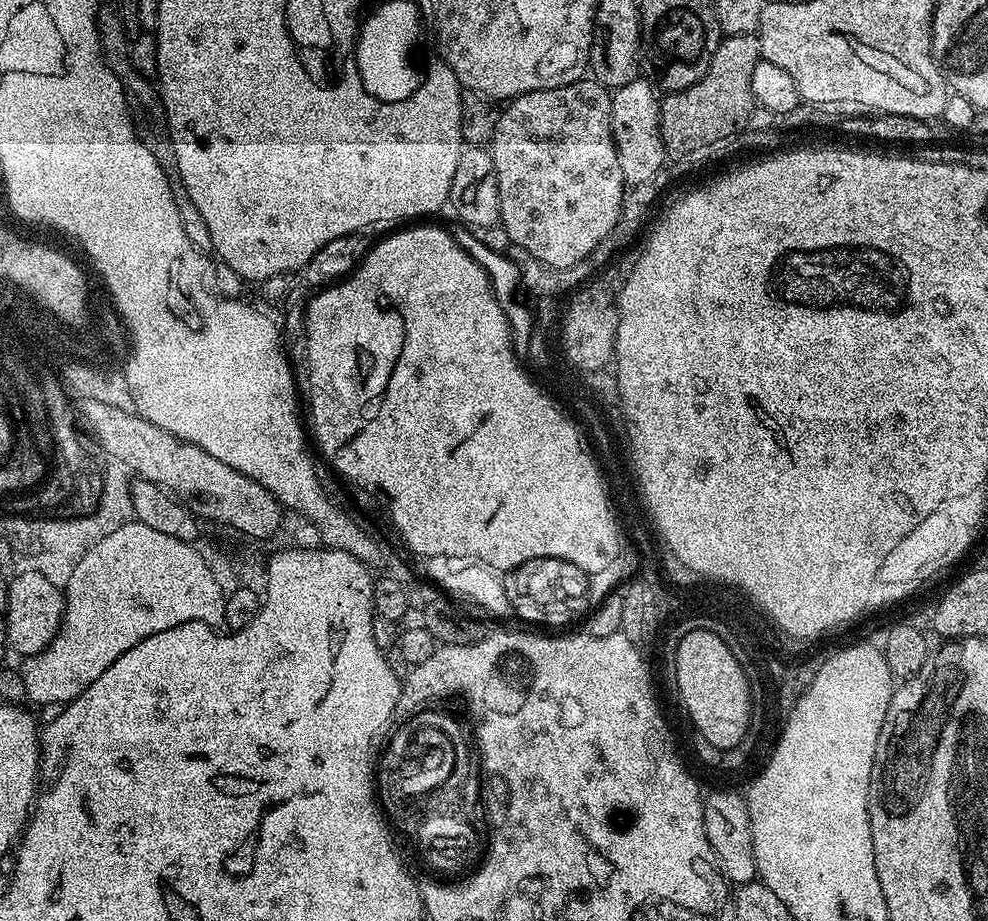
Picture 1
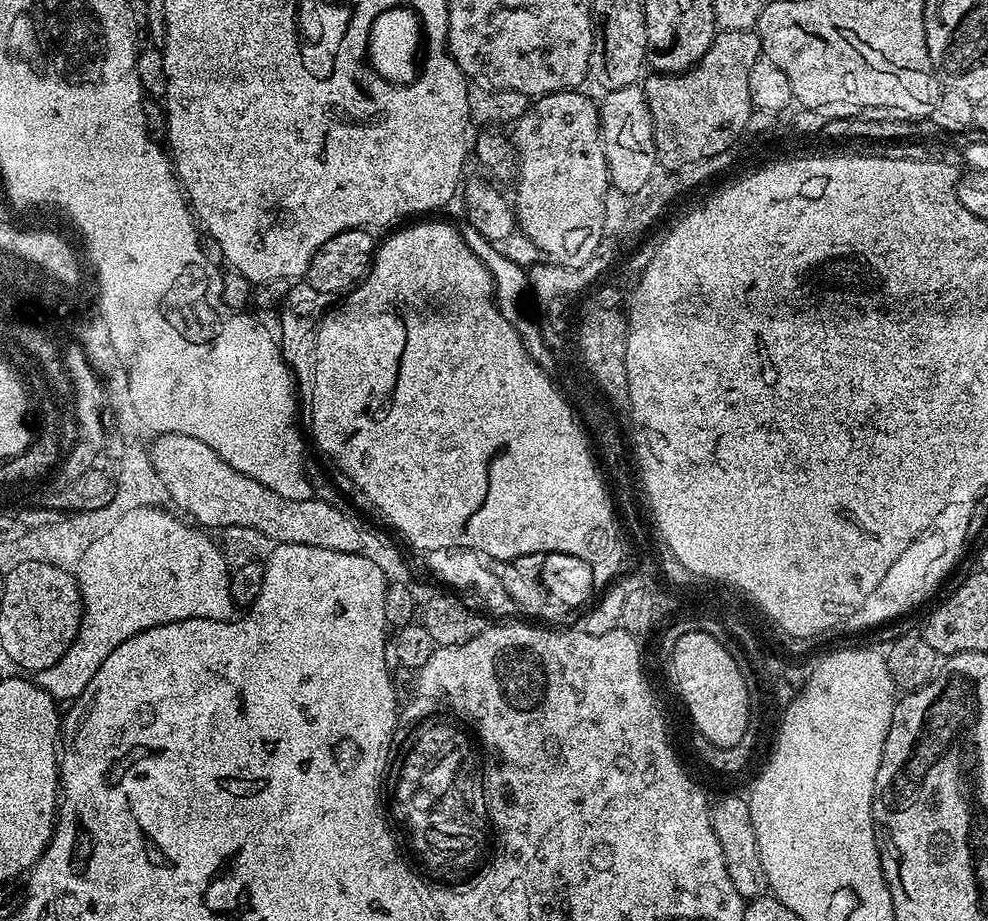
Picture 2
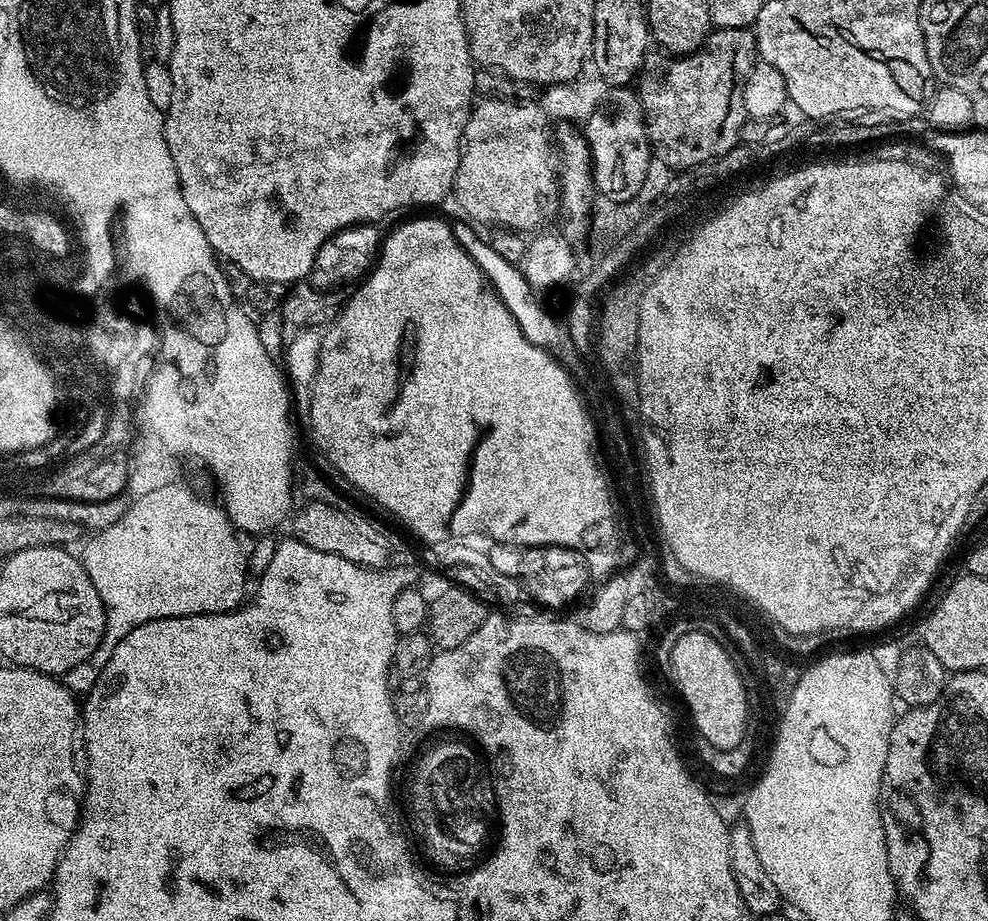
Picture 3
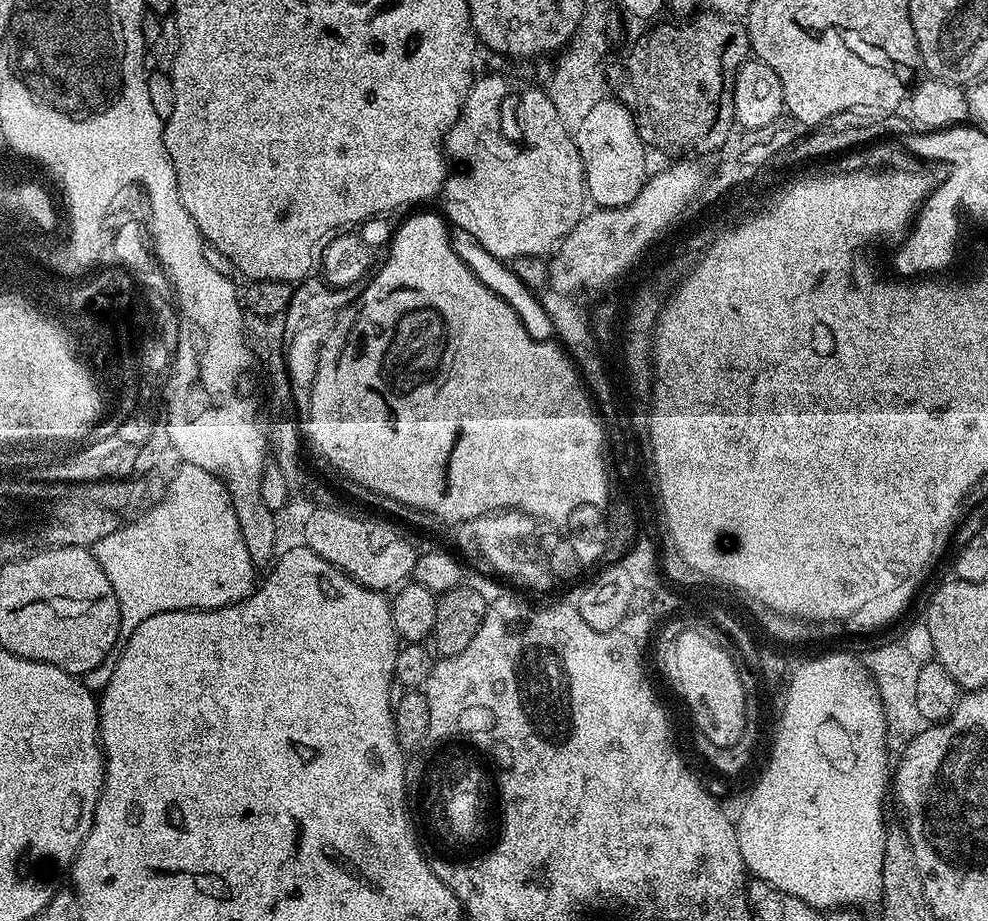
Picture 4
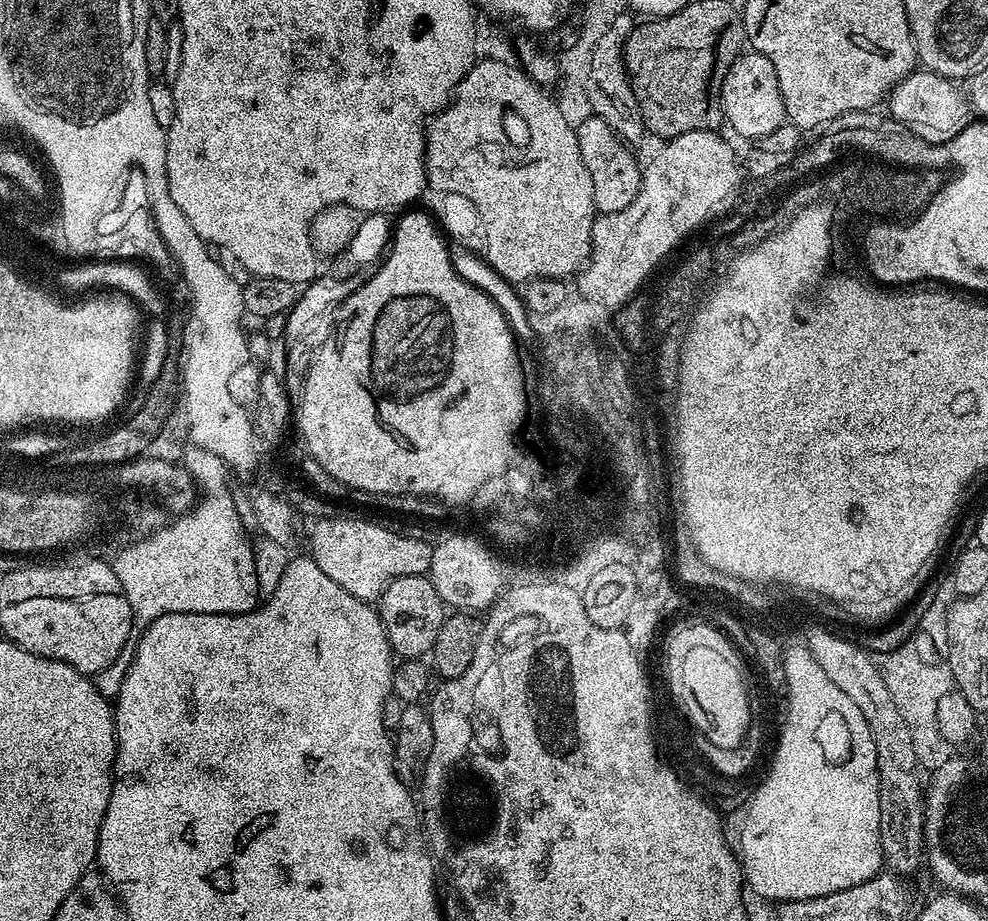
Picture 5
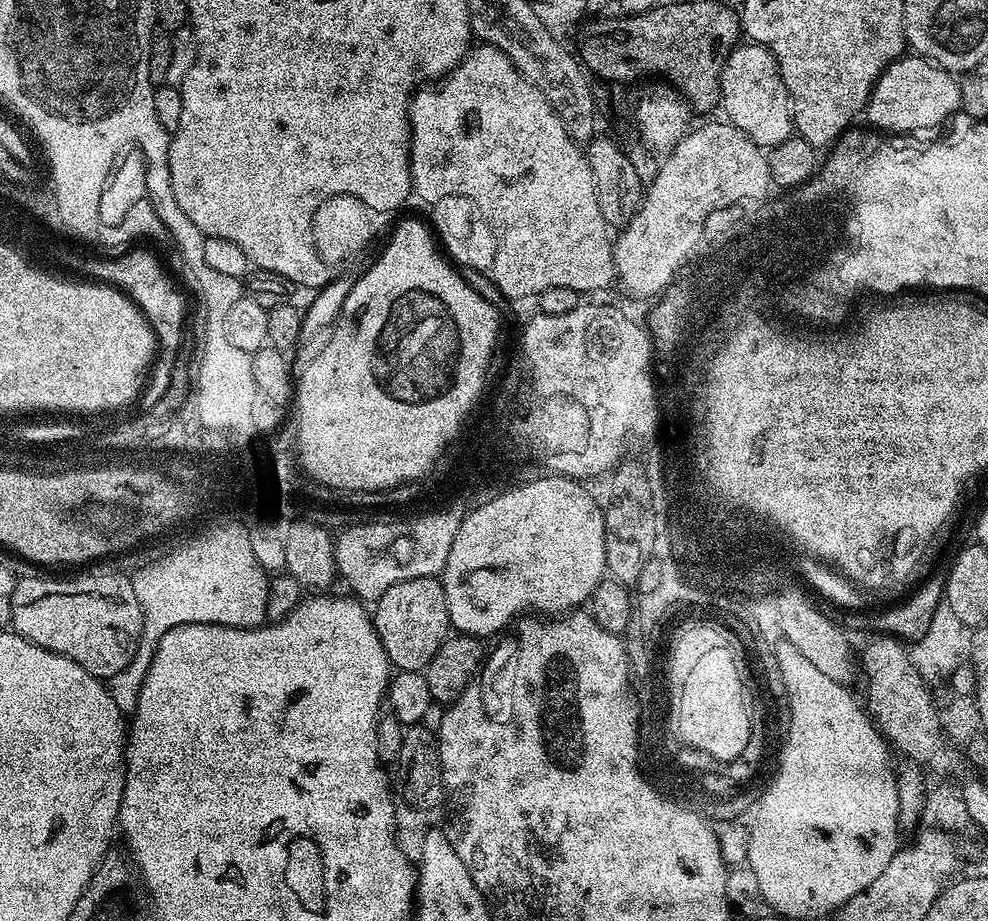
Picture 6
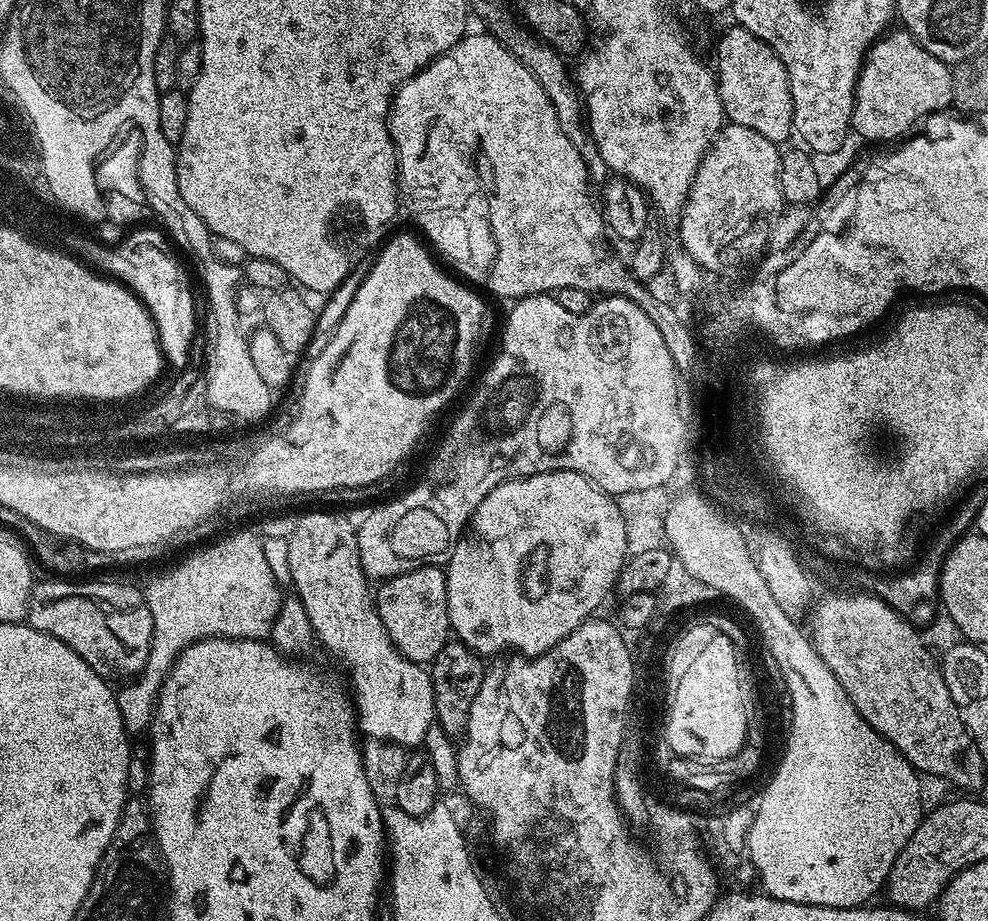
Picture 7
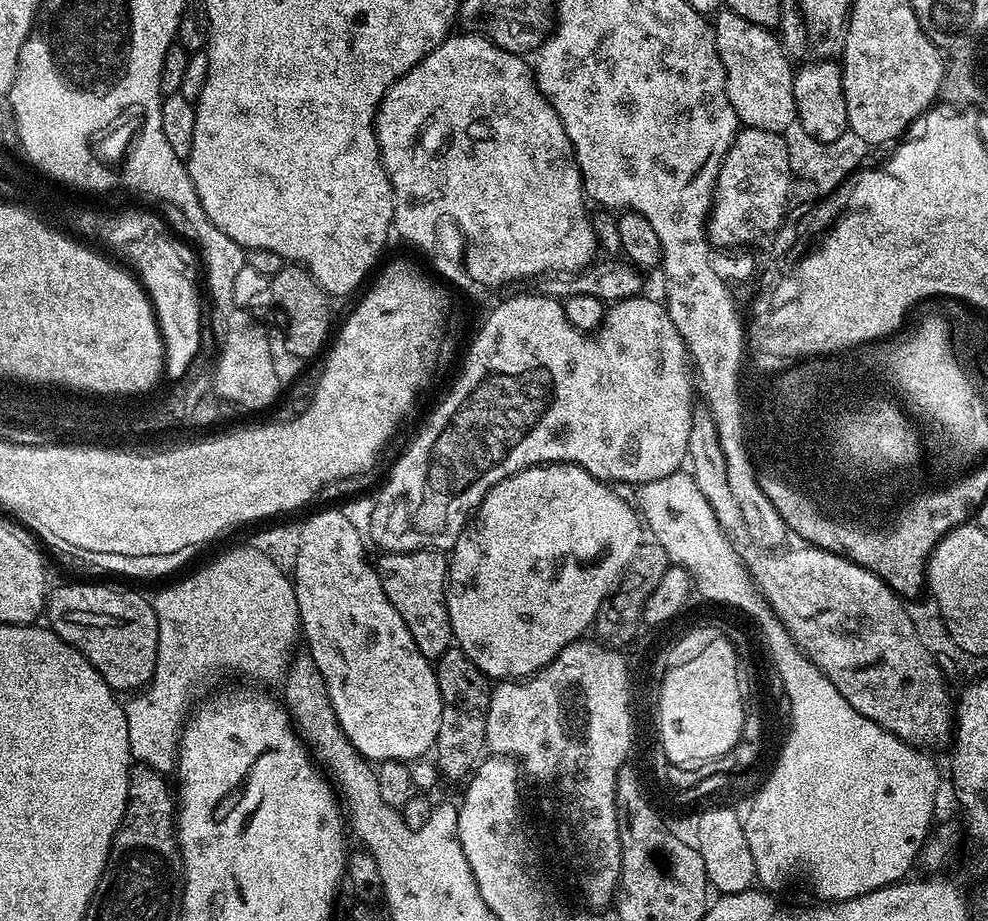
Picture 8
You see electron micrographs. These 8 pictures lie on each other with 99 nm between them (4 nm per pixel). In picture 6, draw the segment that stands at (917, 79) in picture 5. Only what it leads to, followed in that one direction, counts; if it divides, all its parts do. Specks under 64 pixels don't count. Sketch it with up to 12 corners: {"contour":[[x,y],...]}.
{"contour":[[905,54],[876,79],[867,122],[920,134],[962,108],[957,77]]}

